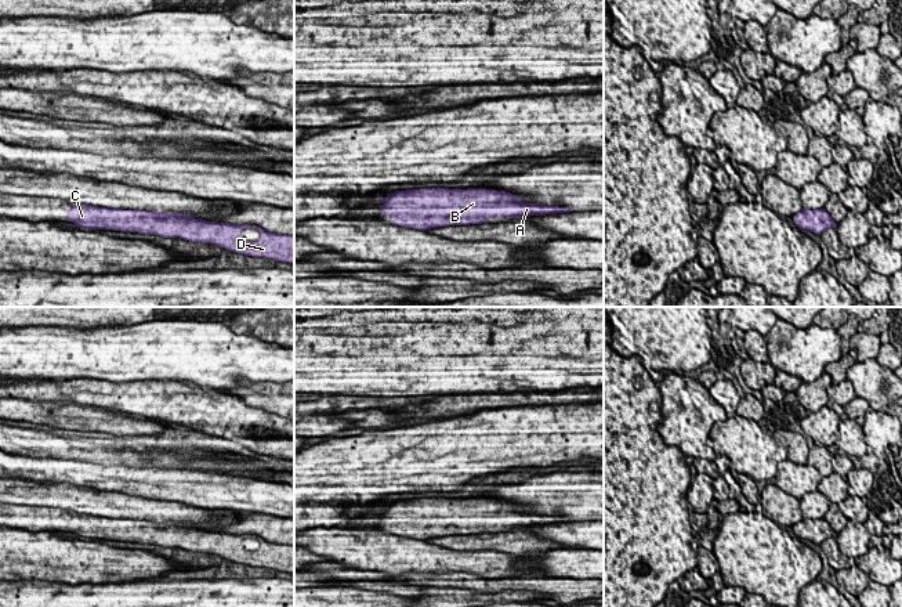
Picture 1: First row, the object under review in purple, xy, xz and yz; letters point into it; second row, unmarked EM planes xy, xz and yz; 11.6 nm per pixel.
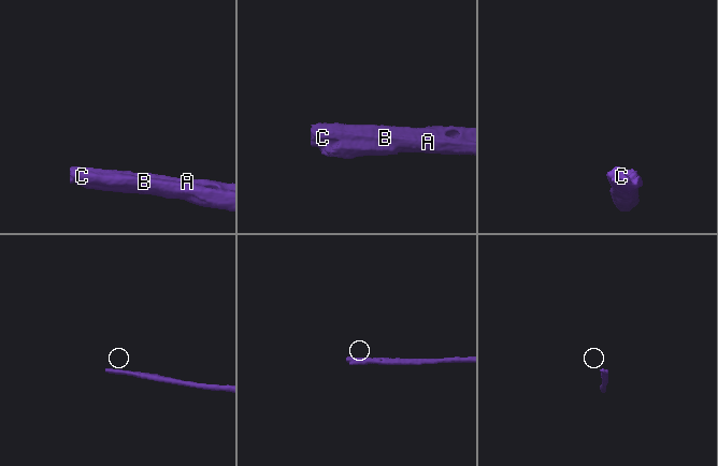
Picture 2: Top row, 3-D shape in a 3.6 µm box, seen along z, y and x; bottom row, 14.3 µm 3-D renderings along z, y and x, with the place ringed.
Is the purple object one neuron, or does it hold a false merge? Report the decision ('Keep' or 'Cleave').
Cleave

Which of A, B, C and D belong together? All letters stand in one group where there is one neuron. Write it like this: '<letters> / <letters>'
A B D / C

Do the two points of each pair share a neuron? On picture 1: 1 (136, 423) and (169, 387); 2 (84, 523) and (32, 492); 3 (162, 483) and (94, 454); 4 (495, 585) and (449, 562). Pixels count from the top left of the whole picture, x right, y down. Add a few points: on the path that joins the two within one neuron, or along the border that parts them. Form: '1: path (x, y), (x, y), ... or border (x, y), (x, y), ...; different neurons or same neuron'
1: border (109, 409), (151, 416), (171, 425); different neurons
2: path (72, 510), (44, 497); same neuron
3: border (87, 461), (102, 465), (151, 468); different neurons
4: border (463, 571), (484, 578), (504, 578); different neurons

